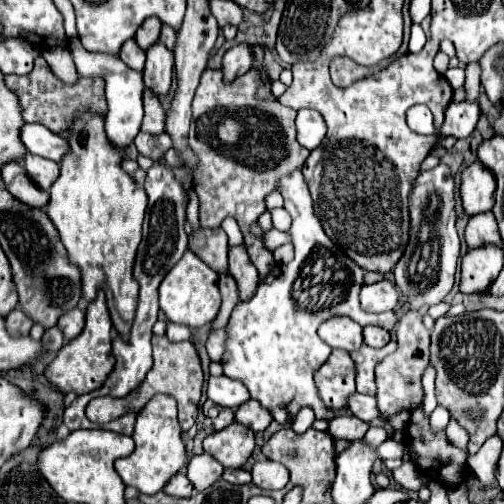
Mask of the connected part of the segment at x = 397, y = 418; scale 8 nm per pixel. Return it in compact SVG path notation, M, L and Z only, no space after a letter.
M402 410L402 412L394 414L392 418L388 418L388 420L386 420L386 424L390 424L394 430L406 428L406 426L408 426L408 422L410 422L410 412L406 412L406 410Z

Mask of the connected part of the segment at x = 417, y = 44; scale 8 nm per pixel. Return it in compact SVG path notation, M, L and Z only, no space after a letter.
M412 24L412 34L410 34L410 52L420 52L422 46L426 44L426 36L420 24Z

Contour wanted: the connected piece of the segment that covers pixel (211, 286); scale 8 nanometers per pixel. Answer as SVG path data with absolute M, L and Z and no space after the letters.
M192 250L176 262L176 266L164 276L160 284L160 308L174 324L184 324L190 328L200 328L210 324L220 310L220 292L218 292L218 274L204 264Z

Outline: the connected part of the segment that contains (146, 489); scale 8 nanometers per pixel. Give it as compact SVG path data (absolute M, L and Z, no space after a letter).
M156 394L136 416L136 430L132 434L136 442L136 450L128 458L116 460L116 472L120 474L126 486L138 488L142 494L156 494L160 492L166 482L182 472L188 464L186 446L180 438L182 430L176 418L176 402L168 394Z

